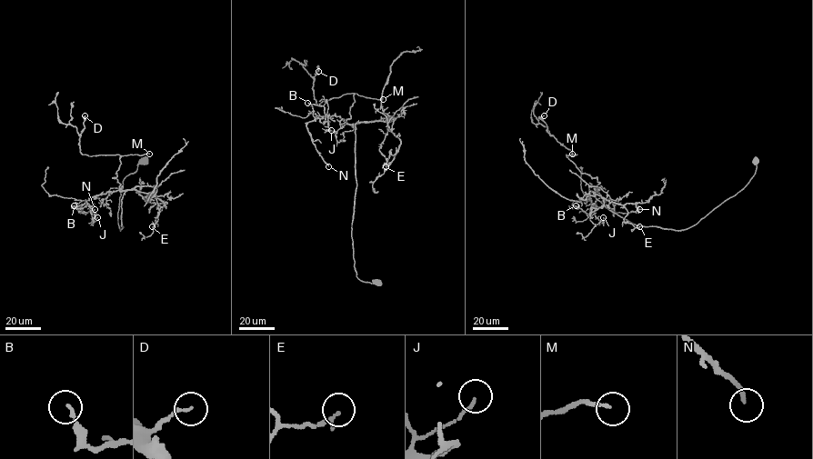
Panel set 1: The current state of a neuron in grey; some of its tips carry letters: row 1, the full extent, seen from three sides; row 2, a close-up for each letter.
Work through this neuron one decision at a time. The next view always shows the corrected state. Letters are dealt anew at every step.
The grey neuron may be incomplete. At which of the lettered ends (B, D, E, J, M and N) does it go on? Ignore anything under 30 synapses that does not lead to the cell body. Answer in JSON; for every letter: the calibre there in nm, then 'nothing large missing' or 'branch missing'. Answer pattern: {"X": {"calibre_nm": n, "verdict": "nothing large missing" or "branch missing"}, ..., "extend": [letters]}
{"B": {"calibre_nm": 160, "verdict": "nothing large missing"}, "D": {"calibre_nm": 140, "verdict": "nothing large missing"}, "E": {"calibre_nm": 170, "verdict": "nothing large missing"}, "J": {"calibre_nm": 120, "verdict": "nothing large missing"}, "M": {"calibre_nm": 140, "verdict": "branch missing"}, "N": {"calibre_nm": 170, "verdict": "branch missing"}, "extend": ["M", "N"]}

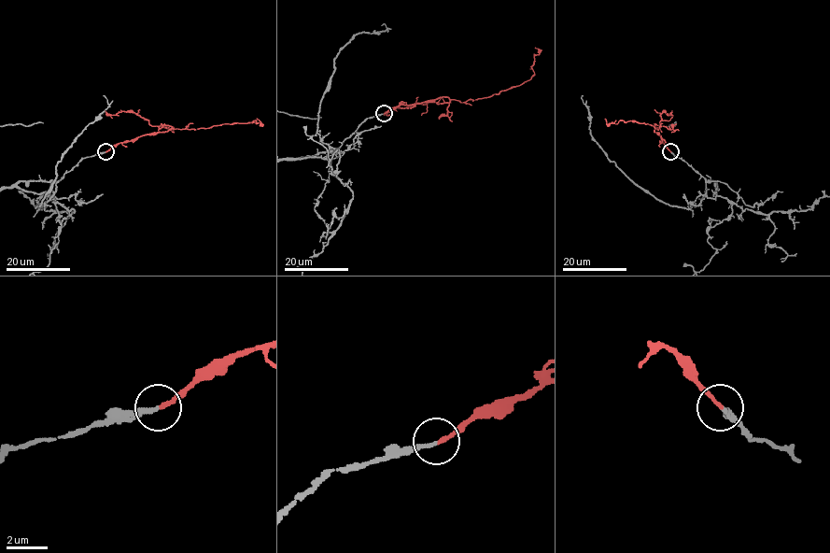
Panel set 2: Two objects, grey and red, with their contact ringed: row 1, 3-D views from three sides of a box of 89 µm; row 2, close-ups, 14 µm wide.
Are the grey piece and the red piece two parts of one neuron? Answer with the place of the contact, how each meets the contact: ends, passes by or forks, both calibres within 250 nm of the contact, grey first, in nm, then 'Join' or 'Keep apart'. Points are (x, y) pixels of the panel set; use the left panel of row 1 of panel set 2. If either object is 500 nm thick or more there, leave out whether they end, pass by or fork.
Place: (105, 151). At the ring grey ends. At the ring red ends. Thickness 170 nm (grey) against 180 nm. Join

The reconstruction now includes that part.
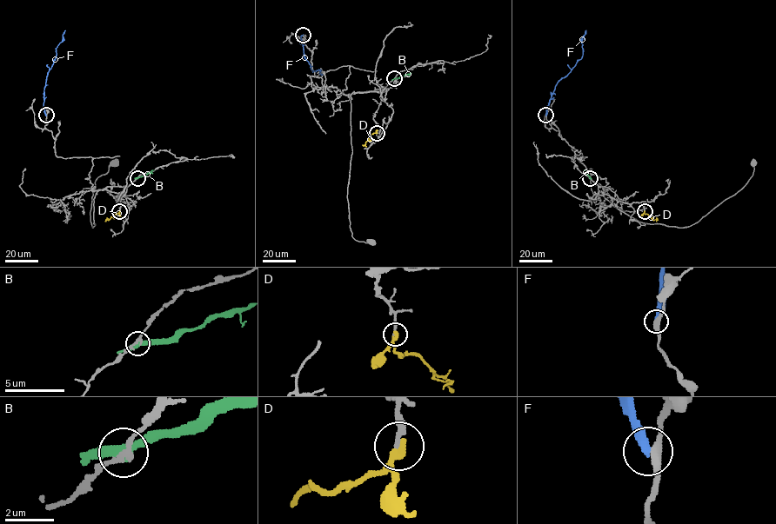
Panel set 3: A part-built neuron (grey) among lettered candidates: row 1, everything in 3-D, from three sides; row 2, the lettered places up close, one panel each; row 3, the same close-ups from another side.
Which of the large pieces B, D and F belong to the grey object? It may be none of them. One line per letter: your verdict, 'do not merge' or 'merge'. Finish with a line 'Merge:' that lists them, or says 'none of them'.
B: do not merge
D: merge
F: do not merge
Merge: D

